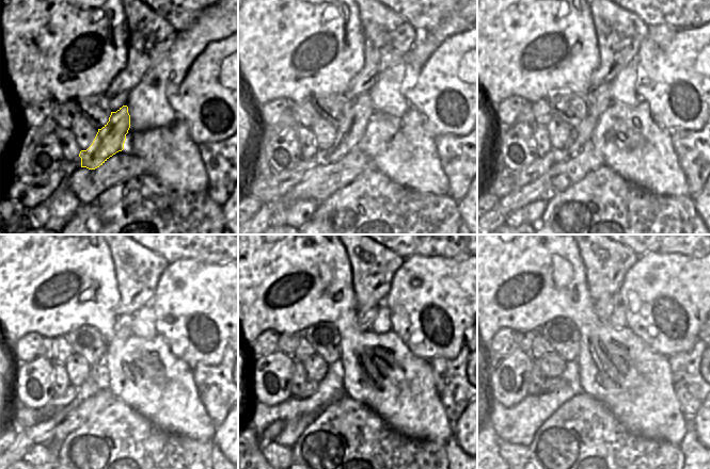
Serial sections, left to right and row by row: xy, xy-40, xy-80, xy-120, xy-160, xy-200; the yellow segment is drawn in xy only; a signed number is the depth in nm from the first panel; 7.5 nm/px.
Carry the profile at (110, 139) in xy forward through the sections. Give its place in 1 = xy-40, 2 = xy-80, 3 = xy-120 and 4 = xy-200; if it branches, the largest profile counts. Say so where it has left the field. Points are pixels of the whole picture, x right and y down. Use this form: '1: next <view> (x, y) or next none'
1: next xy-40 (349, 133)
2: next xy-80 (599, 98)
3: next xy-120 (123, 323)
4: next xy-200 (603, 307)

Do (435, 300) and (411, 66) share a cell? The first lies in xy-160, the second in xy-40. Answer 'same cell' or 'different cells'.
different cells

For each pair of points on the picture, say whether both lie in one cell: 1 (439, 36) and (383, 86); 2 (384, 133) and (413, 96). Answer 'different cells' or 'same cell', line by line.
1: same cell
2: different cells

